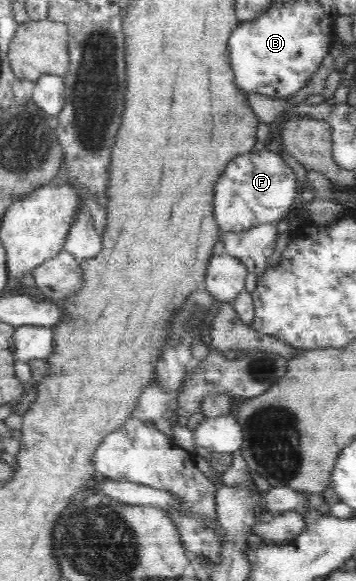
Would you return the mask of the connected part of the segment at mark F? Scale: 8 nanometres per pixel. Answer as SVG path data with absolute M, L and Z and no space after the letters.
M250 150L227 163L215 185L213 214L221 231L247 231L262 223L290 218L299 189L297 175L280 154Z

